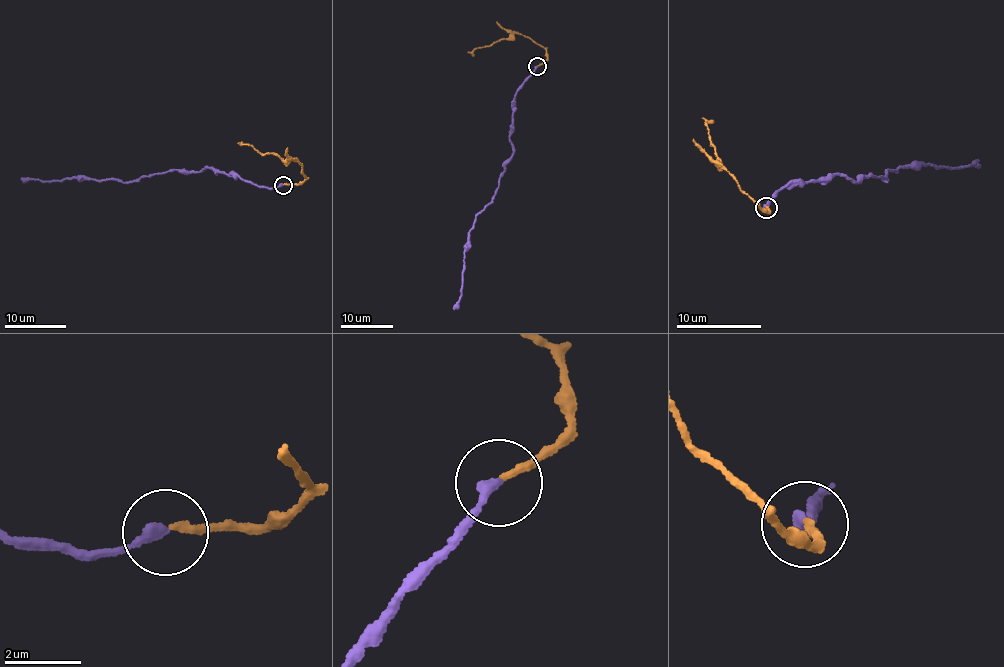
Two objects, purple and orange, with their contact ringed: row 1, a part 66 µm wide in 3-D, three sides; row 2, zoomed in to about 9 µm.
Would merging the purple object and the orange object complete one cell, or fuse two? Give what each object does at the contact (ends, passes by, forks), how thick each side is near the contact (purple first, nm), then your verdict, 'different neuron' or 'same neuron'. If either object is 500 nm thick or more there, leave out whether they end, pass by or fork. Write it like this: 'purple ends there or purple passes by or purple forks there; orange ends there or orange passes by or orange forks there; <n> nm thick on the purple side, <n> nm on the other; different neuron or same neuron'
purple ends there; orange ends there; 280 nm thick on the purple side, 190 nm on the other; different neuron

